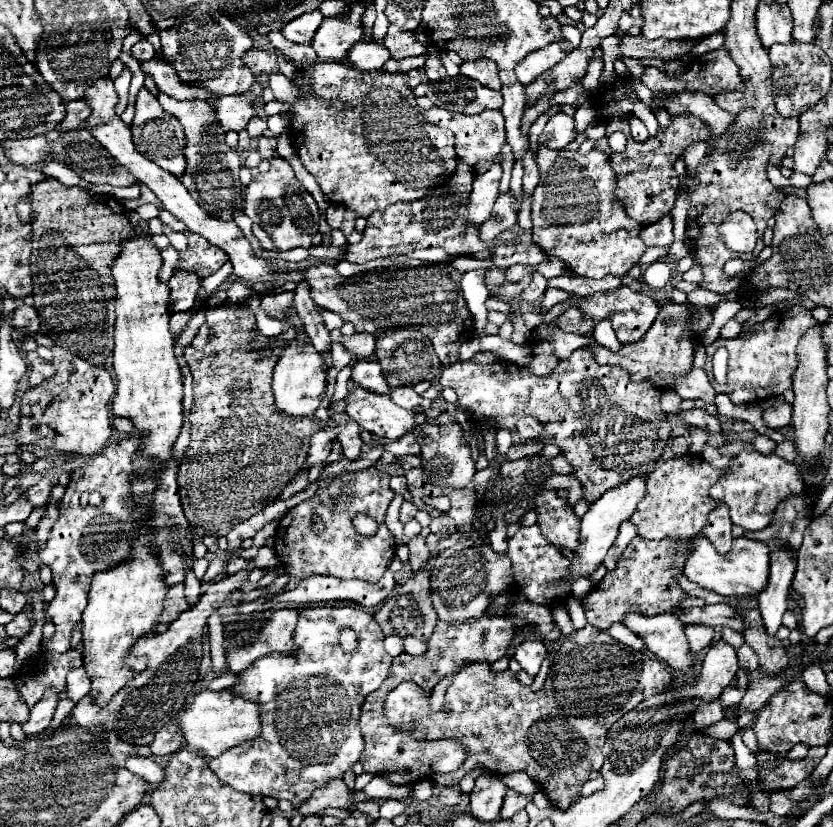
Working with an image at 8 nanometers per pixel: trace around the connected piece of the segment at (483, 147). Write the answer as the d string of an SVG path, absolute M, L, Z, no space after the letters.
M431 108L425 112L425 118L455 134L455 150L457 152L465 150L465 154L457 154L457 156L461 156L461 160L465 160L471 166L475 166L479 160L495 158L501 146L505 144L505 118L499 110L485 110L477 116L465 116L465 114L455 114L443 108Z

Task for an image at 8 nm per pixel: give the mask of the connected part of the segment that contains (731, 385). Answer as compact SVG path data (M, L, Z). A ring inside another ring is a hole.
M797 304L777 316L771 316L761 326L755 326L755 332L751 336L743 336L743 338L739 336L733 340L717 338L711 346L707 346L709 362L705 364L705 372L707 372L713 388L717 392L727 392L735 404L755 402L755 400L763 400L763 398L783 393L785 388L791 386L791 376L799 364L797 342L801 340L807 330L811 330L815 326L817 326L817 320L811 316L811 312ZM719 346L725 346L729 350L729 372L727 372L725 384L717 384L713 380L713 370L711 370L711 358Z

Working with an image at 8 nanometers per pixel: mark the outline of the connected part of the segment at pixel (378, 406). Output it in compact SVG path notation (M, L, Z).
M357 388L347 396L347 414L367 432L377 438L397 440L415 432L415 414L397 406L385 394L365 392Z

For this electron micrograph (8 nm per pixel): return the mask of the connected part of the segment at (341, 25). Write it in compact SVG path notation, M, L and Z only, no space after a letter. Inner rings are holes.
M357 2L351 6L351 18L349 20L331 20L325 18L321 28L315 32L311 46L317 52L317 56L323 62L341 62L345 58L345 52L363 38L361 28L361 16L365 10L365 2Z

